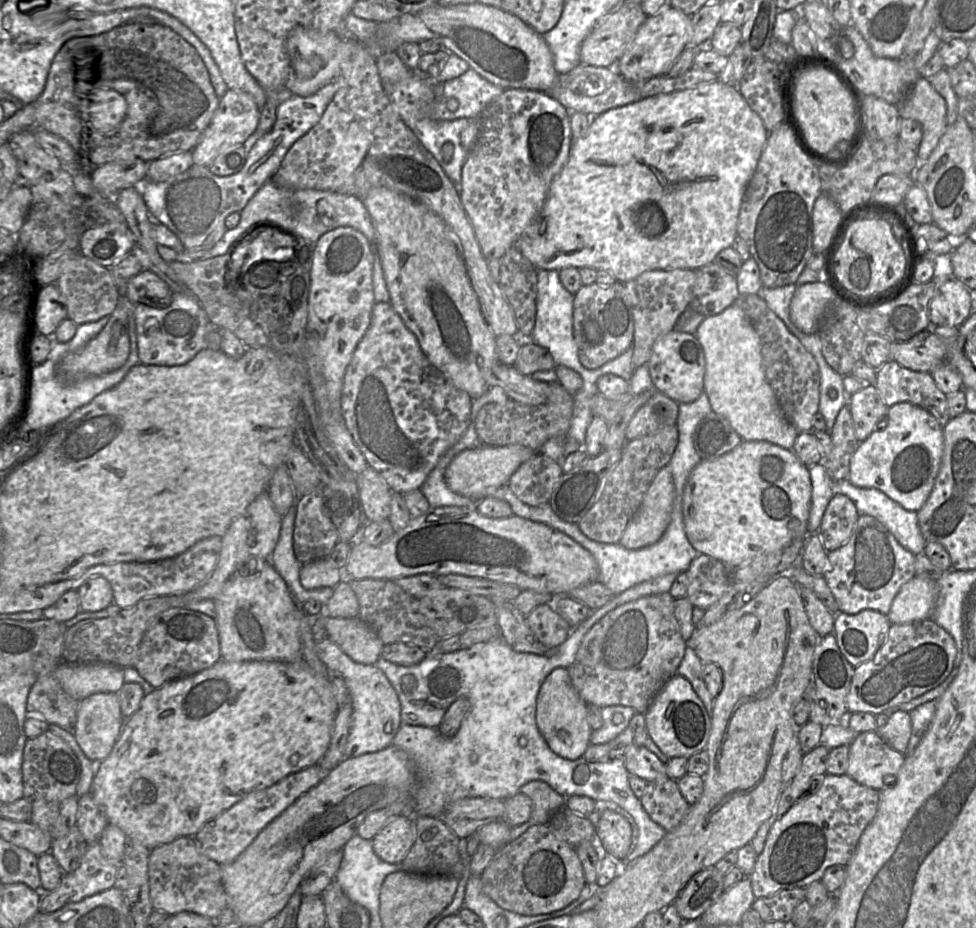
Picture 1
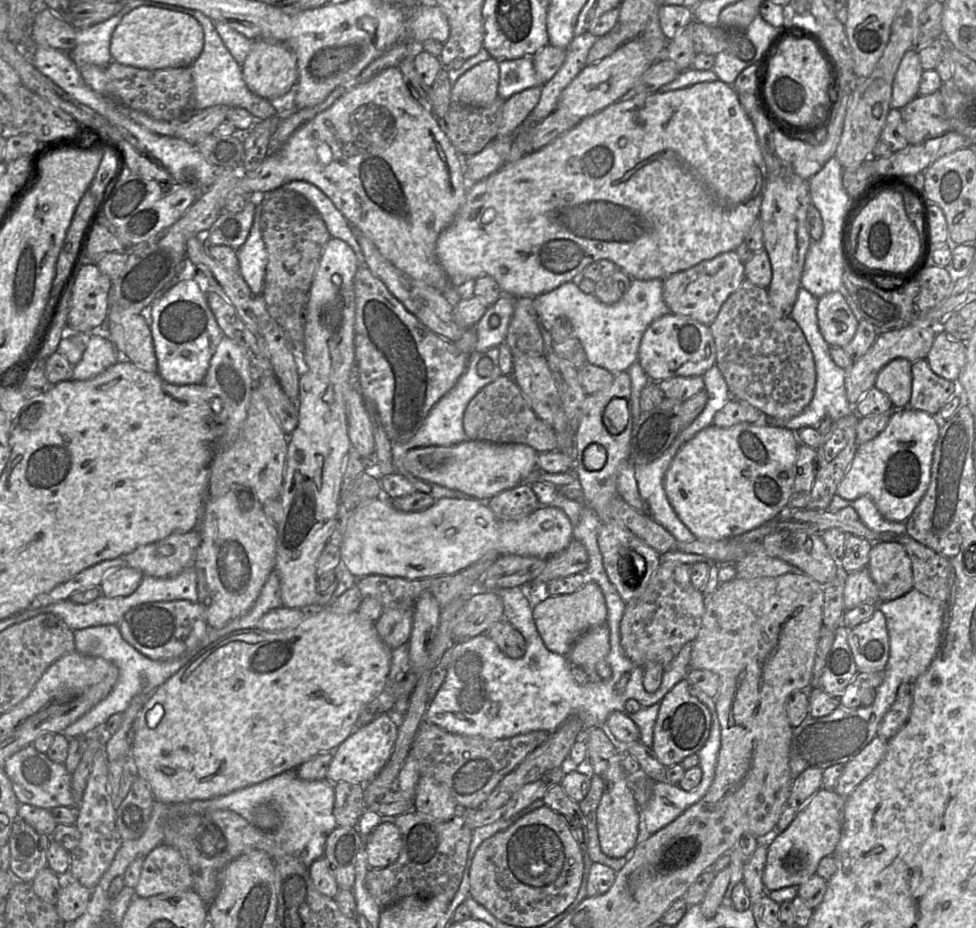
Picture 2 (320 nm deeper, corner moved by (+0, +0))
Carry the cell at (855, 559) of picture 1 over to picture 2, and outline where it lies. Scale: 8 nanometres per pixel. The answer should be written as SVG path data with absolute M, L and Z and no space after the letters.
M868 567L847 574L843 592L845 610L850 610L862 603L878 604L879 602L878 590Z

